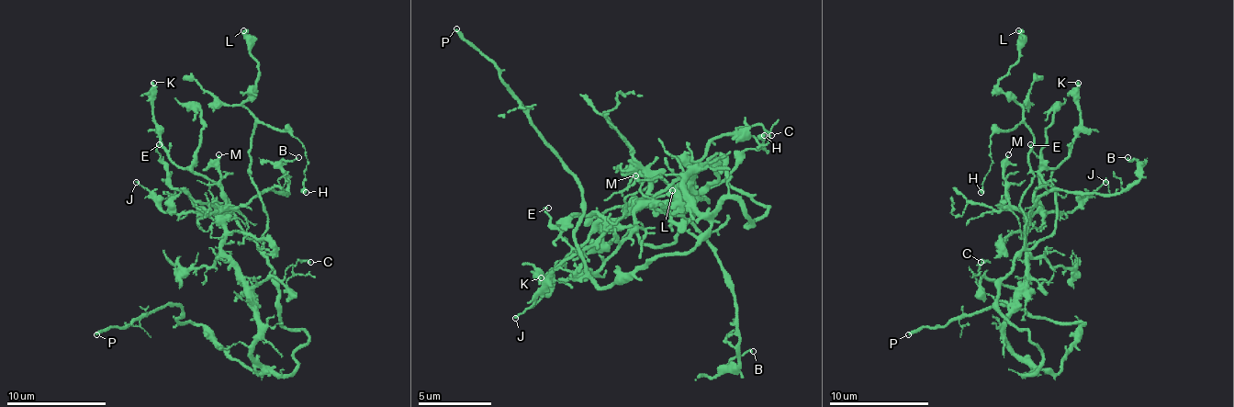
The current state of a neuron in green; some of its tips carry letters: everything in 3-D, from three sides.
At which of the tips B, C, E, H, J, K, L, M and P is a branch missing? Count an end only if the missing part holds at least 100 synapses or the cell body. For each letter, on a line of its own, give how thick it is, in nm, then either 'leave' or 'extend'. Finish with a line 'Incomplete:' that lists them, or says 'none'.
B: 110 nm thick; leave
C: 140 nm thick; leave
E: 130 nm thick; leave
H: 280 nm thick; leave
J: 110 nm thick; leave
K: 400 nm thick; leave
L: 340 nm thick; leave
M: 240 nm thick; leave
P: 240 nm thick; extend
Incomplete: P

